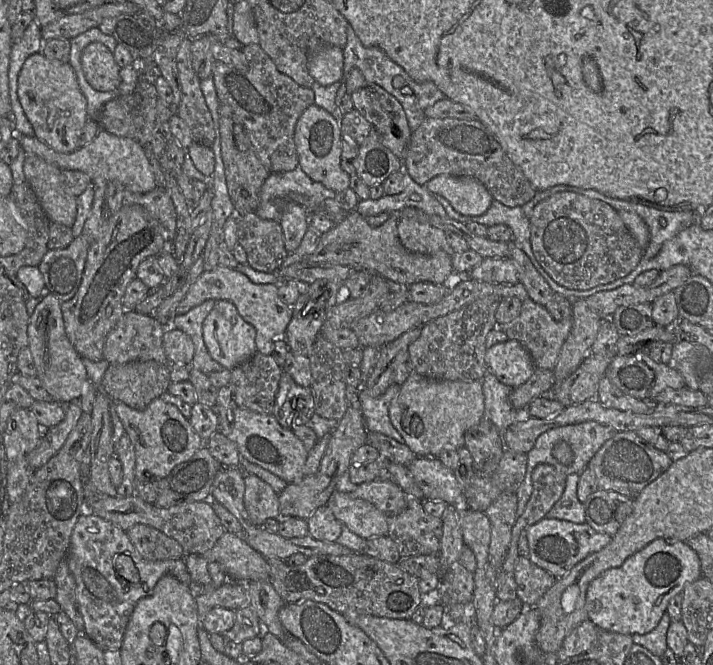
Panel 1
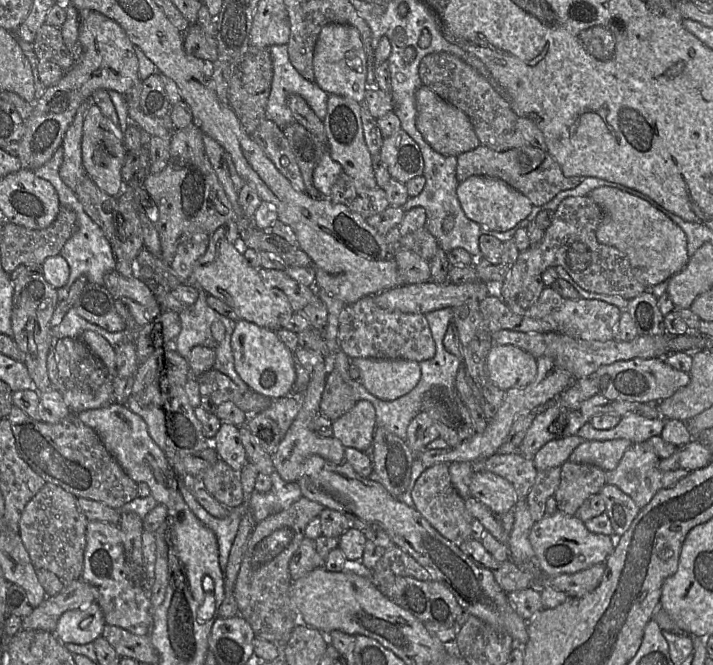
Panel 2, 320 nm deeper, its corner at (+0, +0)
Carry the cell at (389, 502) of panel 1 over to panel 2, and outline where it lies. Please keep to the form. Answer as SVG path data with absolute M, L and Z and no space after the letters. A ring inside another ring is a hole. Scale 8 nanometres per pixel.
M435 464L428 467L418 477L410 491L414 508L443 537L459 547L465 541L472 539L472 515L466 509L465 501L455 490L448 464Z

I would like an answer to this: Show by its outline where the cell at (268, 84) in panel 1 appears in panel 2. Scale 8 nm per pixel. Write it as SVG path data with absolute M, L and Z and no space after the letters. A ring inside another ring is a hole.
M297 121L282 128L290 148L299 166L306 193L314 199L330 199L321 194L313 183L313 174L323 153L326 143L321 143L316 136Z

